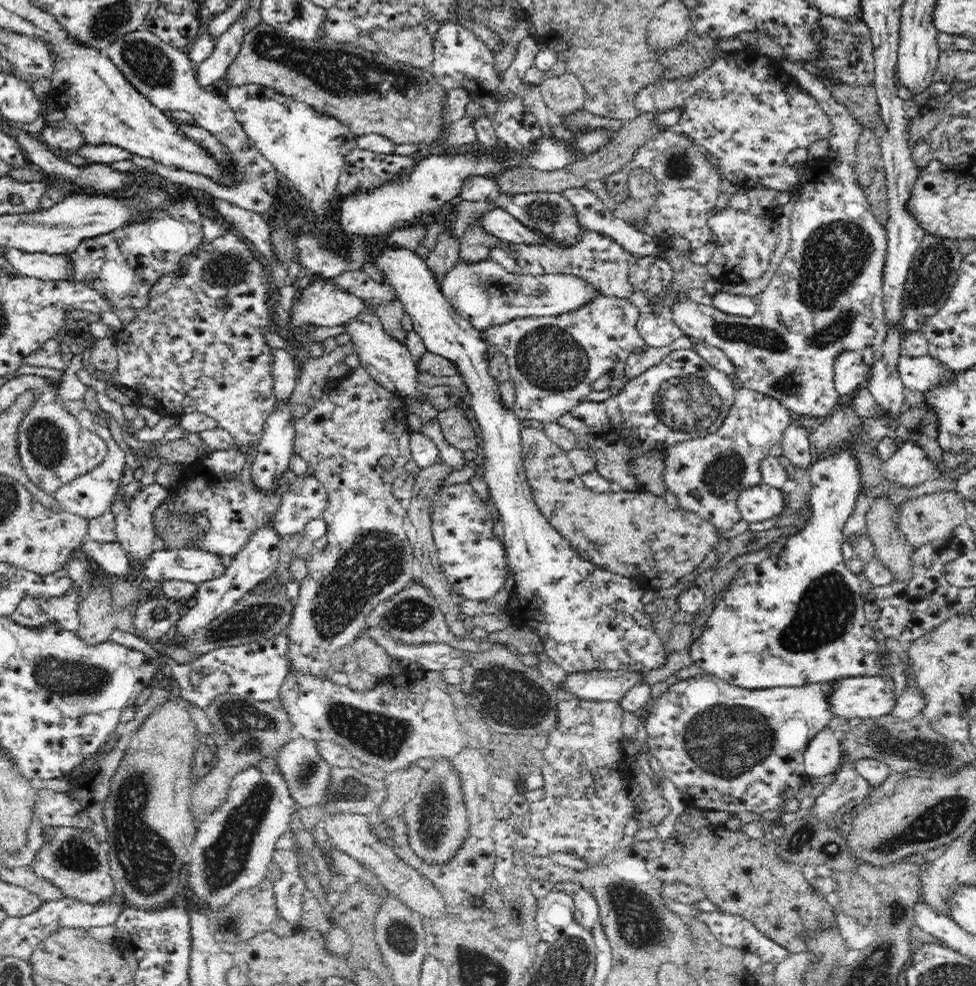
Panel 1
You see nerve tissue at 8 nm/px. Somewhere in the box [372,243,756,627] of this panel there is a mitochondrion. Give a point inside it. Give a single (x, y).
(551, 359)

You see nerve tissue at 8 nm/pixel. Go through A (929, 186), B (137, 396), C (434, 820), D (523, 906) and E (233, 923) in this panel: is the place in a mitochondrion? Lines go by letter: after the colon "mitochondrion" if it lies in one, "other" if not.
A: other
B: other
C: mitochondrion
D: other
E: mitochondrion

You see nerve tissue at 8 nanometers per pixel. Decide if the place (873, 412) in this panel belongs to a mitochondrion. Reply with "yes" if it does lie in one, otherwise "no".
no

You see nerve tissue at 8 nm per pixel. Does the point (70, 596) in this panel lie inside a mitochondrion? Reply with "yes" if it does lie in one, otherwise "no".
no

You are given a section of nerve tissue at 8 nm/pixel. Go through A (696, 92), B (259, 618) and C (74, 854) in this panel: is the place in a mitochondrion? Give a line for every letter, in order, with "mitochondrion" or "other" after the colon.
A: mitochondrion
B: mitochondrion
C: mitochondrion

